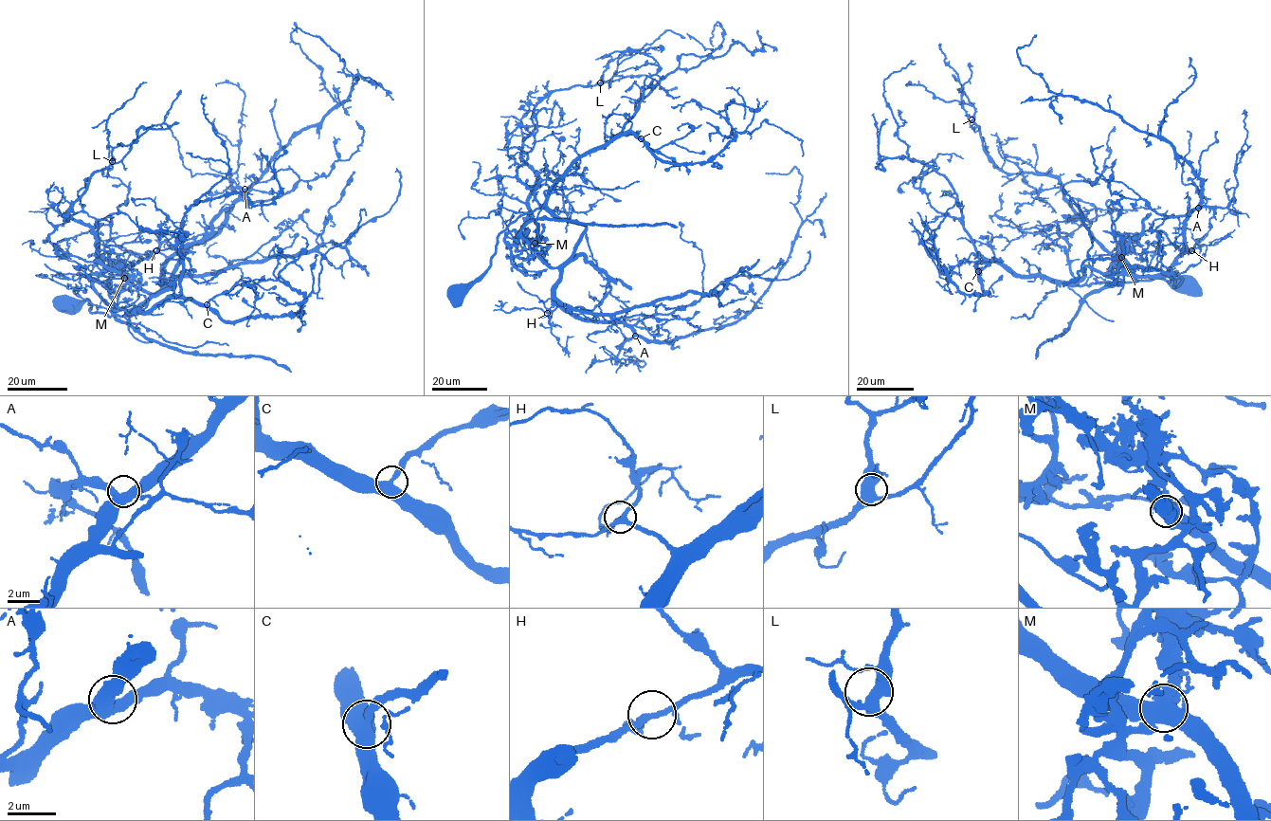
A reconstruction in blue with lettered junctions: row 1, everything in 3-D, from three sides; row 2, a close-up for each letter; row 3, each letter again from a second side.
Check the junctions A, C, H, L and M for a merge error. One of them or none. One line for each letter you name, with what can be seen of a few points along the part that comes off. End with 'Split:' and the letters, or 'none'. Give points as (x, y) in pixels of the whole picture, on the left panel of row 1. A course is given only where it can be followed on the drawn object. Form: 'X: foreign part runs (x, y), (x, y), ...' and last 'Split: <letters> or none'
M: foreign part runs (124, 277), (127, 281), (119, 287), (113, 312), (146, 337), (186, 352), (264, 356), (291, 372)
Split: M

